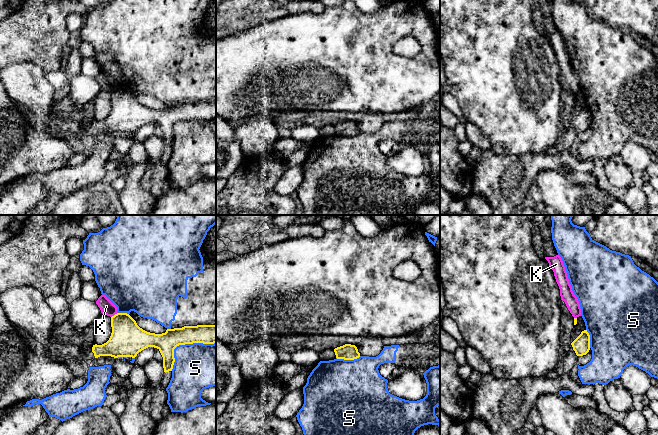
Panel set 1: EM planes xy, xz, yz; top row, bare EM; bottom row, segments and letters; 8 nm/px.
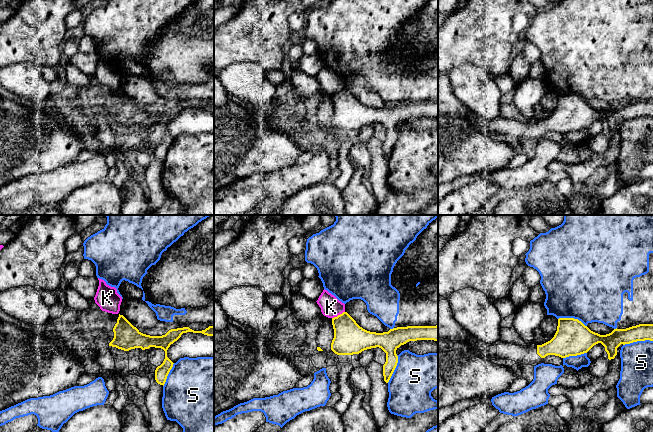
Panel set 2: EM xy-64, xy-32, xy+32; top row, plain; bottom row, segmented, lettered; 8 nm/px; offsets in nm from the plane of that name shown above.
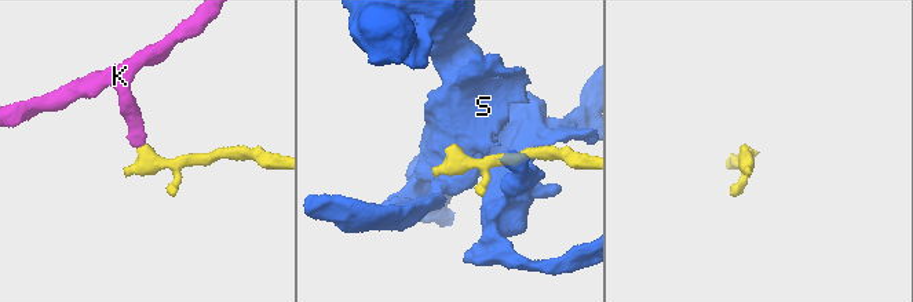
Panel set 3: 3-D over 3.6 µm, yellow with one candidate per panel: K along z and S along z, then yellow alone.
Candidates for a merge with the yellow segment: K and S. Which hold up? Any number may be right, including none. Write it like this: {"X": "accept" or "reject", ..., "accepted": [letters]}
{"K": "reject", "S": "reject", "accepted": []}

